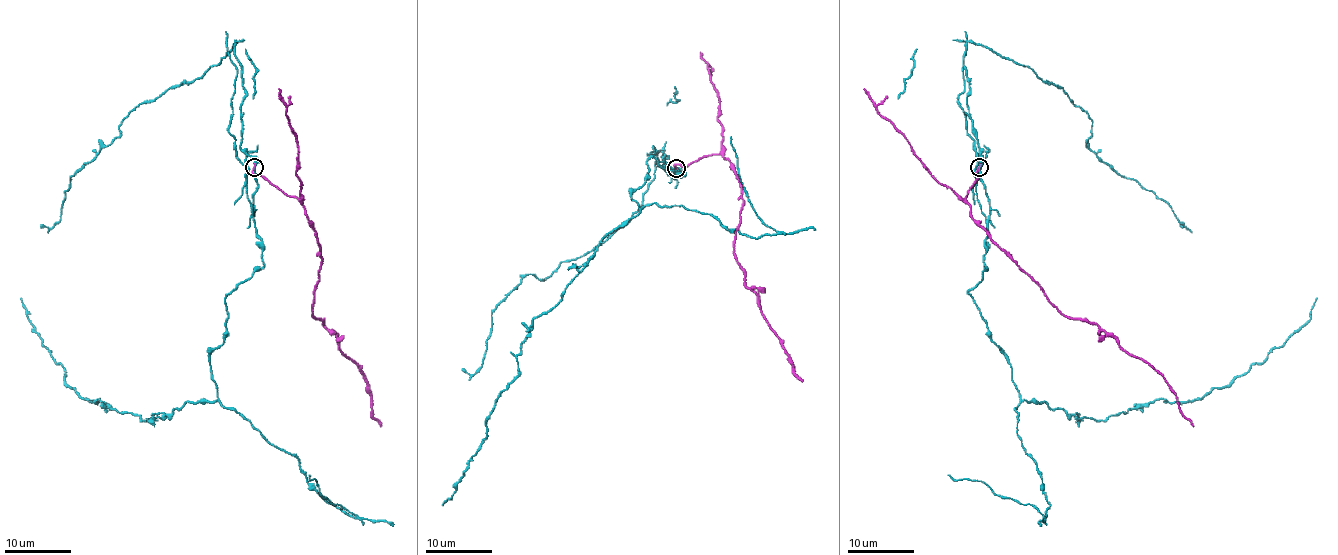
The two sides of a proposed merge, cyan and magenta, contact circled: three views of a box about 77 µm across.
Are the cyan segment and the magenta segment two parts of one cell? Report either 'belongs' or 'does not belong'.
does not belong

